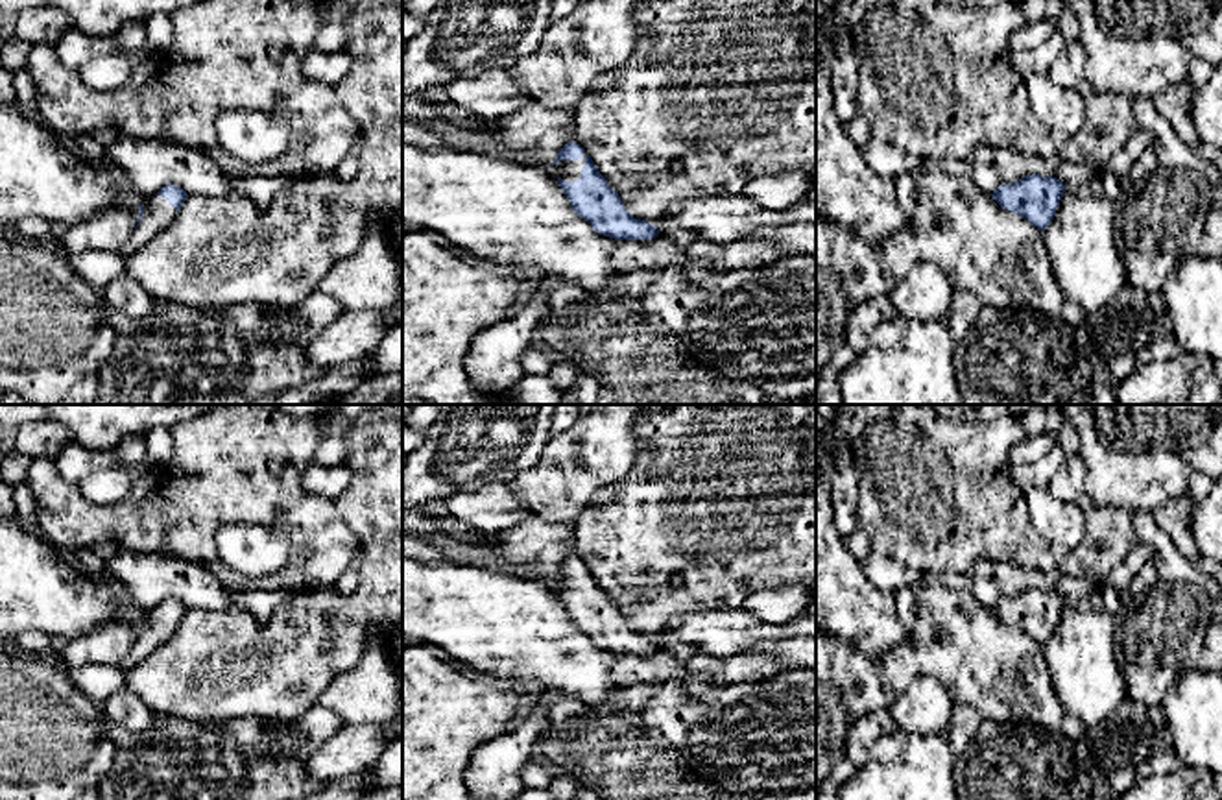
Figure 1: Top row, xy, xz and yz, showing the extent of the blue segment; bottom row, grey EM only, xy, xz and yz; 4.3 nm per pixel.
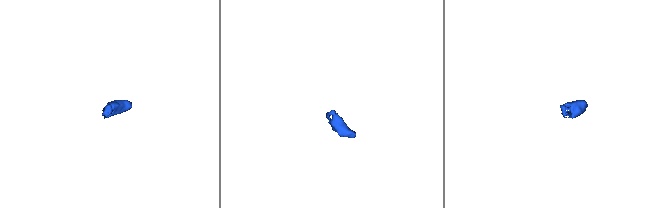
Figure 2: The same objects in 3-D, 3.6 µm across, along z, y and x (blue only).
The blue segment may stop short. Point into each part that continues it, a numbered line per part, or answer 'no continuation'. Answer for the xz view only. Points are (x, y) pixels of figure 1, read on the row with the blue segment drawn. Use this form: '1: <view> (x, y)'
1: xz (569, 170)

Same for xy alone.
1: xy (157, 213)

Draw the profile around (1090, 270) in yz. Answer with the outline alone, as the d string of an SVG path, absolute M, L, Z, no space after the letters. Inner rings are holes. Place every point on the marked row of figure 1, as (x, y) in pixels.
M1065 192L1043 231L1063 297L1087 314L1106 307L1128 283L1128 266L1115 244L1117 211L1104 196Z

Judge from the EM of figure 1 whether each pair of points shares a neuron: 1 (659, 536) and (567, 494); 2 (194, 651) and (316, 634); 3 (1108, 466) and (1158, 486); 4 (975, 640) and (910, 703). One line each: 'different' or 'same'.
1: different
2: same
3: same
4: different

